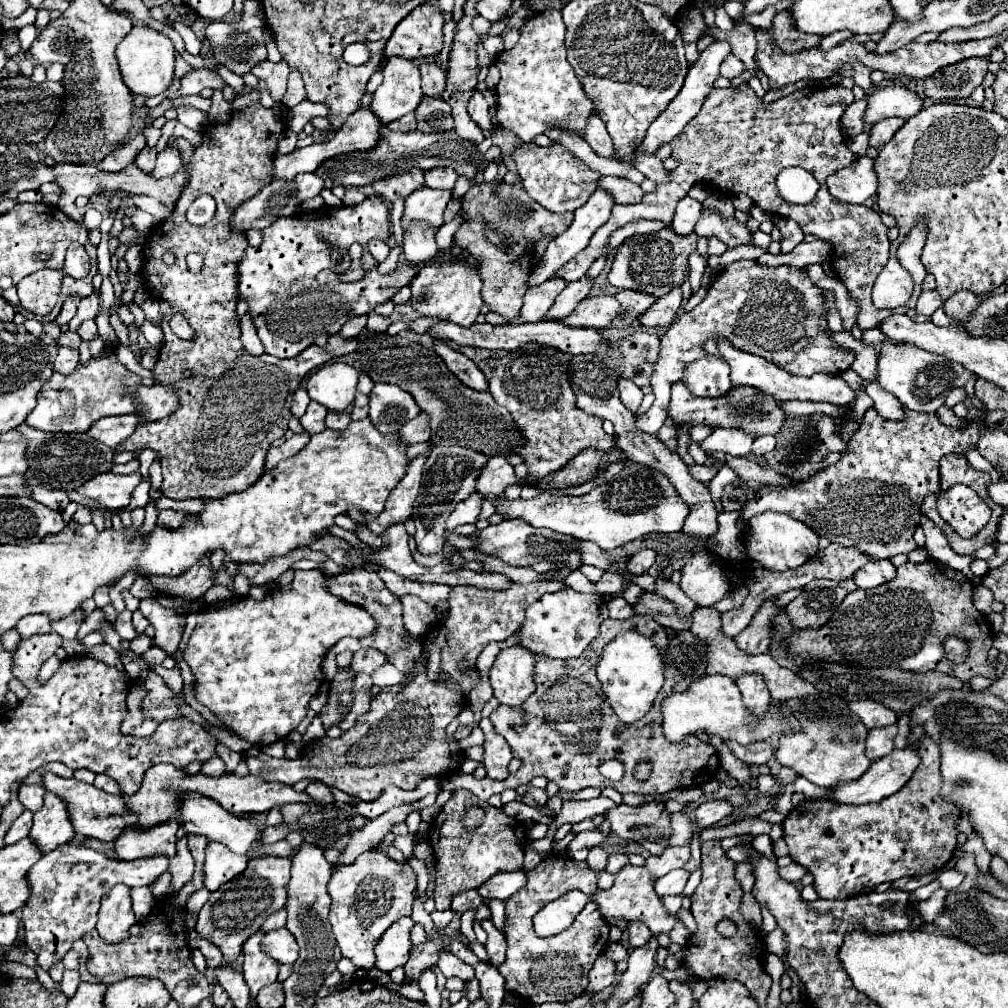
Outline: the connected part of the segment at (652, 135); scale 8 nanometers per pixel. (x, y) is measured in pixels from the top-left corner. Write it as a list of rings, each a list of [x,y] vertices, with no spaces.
[[[713,41],[713,43],[699,55],[699,59],[689,67],[689,73],[687,73],[687,77],[685,77],[685,83],[683,83],[679,95],[677,95],[677,97],[669,103],[669,107],[651,123],[647,135],[645,135],[643,143],[641,143],[641,147],[645,147],[645,151],[655,153],[655,151],[659,149],[659,145],[669,143],[669,141],[671,141],[675,135],[679,135],[681,129],[699,113],[705,97],[711,93],[713,83],[715,83],[715,79],[719,77],[719,65],[721,65],[721,61],[727,59],[729,55],[731,55],[731,45],[729,45],[729,41]]]

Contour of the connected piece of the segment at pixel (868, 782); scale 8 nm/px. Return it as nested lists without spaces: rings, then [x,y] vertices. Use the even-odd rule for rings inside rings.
[[[905,747],[905,749],[895,749],[891,755],[877,759],[871,763],[871,767],[857,779],[857,781],[849,781],[849,783],[837,783],[835,787],[829,789],[829,799],[837,801],[837,803],[853,803],[853,805],[861,805],[861,803],[873,803],[873,801],[881,801],[893,793],[897,793],[913,775],[913,771],[919,765],[919,755],[917,751],[913,751],[913,747]]]

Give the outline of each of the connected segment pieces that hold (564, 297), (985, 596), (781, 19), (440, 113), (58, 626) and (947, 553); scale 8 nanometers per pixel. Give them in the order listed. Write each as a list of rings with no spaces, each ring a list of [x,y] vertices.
[[[583,277],[583,279],[575,281],[575,283],[569,283],[569,285],[559,293],[559,297],[557,297],[555,303],[553,303],[553,307],[547,311],[545,319],[547,319],[547,321],[559,321],[559,319],[569,317],[569,315],[577,309],[577,305],[587,297],[591,285],[593,285],[593,281],[587,279],[587,277]]]
[[[979,585],[979,587],[973,589],[973,603],[975,603],[975,607],[983,615],[989,615],[991,613],[991,601],[993,601],[993,595],[991,595],[991,591],[987,587]]]
[[[779,11],[773,17],[773,27],[769,29],[769,35],[773,37],[775,45],[783,53],[797,53],[803,49],[811,49],[821,41],[821,35],[797,35],[797,31],[793,31],[793,23],[789,23],[789,15],[785,15],[785,11]]]
[[[425,97],[419,103],[415,117],[417,117],[417,129],[421,133],[453,131],[453,117],[451,117],[449,105],[443,99]]]
[[[77,609],[73,615],[69,615],[69,619],[53,621],[51,627],[53,627],[53,631],[59,633],[63,639],[75,639],[81,621],[83,621],[83,615],[81,615],[81,609]]]
[[[921,517],[920,526],[923,528],[925,537],[927,537],[925,547],[933,559],[937,559],[939,563],[943,563],[955,571],[961,571],[965,577],[973,577],[973,573],[969,571],[969,565],[973,561],[971,557],[957,555],[947,543],[947,539],[943,537],[941,529],[933,521],[929,521],[929,518]]]

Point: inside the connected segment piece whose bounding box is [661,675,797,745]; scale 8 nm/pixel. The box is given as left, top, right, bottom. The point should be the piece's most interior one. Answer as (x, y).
(713, 705)

